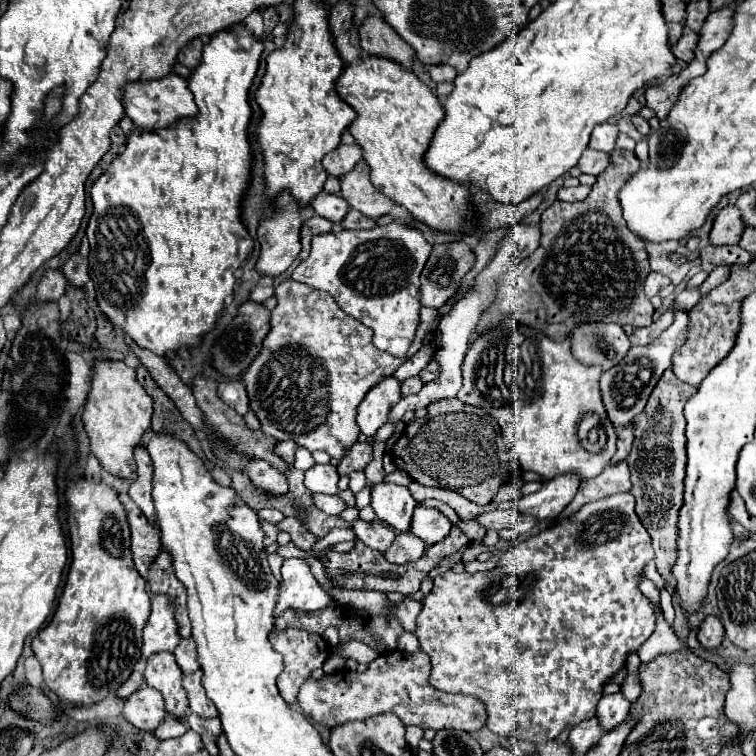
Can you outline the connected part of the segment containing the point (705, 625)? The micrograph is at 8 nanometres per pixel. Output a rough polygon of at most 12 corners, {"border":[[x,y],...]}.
{"border":[[716,615],[698,625],[698,641],[706,649],[722,643],[724,627]]}

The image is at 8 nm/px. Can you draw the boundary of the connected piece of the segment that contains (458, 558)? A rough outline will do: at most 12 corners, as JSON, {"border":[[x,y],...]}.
{"border":[[462,550],[442,560],[430,573],[434,578],[462,562]]}

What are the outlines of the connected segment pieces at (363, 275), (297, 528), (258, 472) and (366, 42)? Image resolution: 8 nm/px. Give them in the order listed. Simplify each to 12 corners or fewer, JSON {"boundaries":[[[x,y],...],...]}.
{"boundaries":[[[414,225],[312,239],[292,279],[404,359],[432,245]],[[287,517],[278,525],[290,533],[291,542],[310,549],[318,537],[297,519]],[[256,459],[246,469],[258,489],[288,493],[286,475]],[[382,17],[360,27],[366,55],[412,69],[414,49]]]}

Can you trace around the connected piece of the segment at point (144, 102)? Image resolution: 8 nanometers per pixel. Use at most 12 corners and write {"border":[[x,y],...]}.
{"border":[[188,81],[124,87],[124,111],[142,129],[198,115]]}

